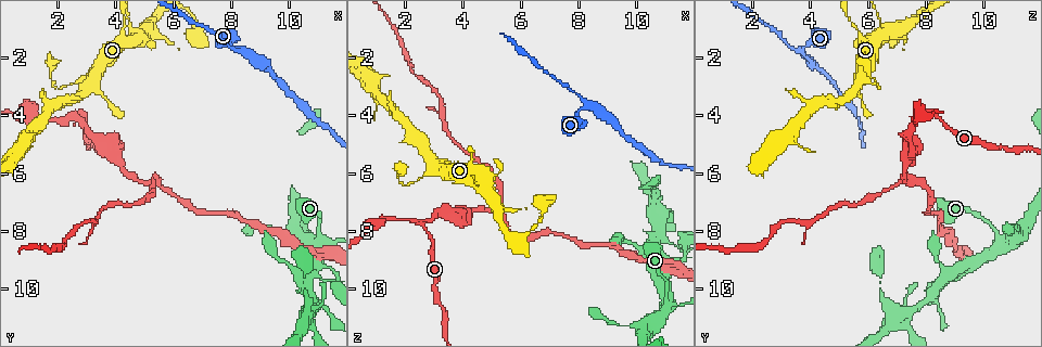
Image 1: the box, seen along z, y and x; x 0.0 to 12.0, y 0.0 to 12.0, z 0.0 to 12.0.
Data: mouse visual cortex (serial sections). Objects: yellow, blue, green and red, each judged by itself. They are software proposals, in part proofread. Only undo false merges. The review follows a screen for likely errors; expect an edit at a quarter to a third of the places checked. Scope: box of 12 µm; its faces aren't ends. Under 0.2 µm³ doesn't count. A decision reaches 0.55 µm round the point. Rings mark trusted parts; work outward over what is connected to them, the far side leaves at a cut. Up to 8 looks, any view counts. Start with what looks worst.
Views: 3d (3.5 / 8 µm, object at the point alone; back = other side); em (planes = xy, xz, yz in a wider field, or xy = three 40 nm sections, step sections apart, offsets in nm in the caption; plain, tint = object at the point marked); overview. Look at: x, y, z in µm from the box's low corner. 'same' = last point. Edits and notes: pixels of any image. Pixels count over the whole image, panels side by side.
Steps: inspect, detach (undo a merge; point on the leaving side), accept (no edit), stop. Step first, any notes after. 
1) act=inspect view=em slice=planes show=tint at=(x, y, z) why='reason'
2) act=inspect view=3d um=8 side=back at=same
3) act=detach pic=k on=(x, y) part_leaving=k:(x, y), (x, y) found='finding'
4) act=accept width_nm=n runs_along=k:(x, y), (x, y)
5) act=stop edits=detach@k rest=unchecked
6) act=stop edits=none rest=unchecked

act=inspect view=3d um=3.5 at=(8.2, 1.8, 3.5) why='thin arm on a thick one'

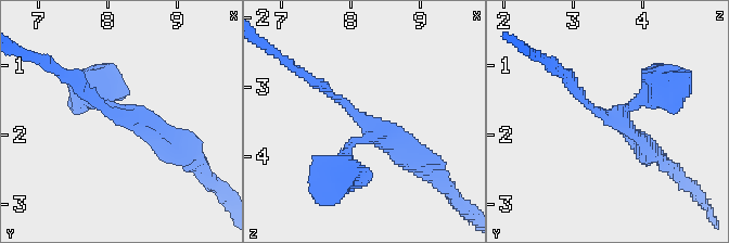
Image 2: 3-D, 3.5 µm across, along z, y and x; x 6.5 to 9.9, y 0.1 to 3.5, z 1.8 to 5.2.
act=inspect view=em slice=xy step=2 show=tint at=(8.25, 1.75, 3.50) arms=3 arm_widths_nm=100,200,350 why='now the EM'

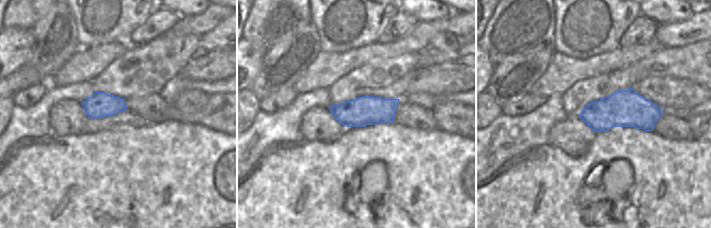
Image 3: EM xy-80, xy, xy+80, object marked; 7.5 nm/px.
act=accept found='one cell here'

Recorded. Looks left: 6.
act=inspect view=3d um=3.5 side=back at=(2.7, 3.9, 7.8) why='arms part here'

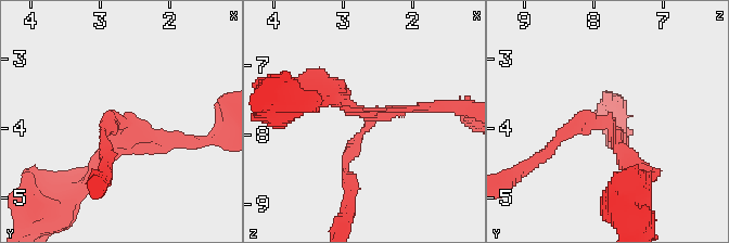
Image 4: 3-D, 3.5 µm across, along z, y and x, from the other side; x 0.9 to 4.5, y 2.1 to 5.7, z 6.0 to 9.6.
act=inspect view=em slice=xy step=3 show=tint at=(2.60, 4.00, 7.80)

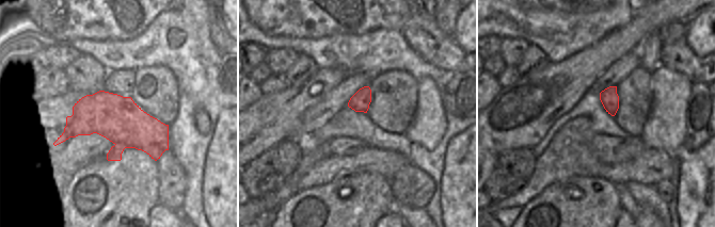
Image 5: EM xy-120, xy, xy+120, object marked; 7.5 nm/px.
act=detach pic=4 on=(155, 148) part_leaving=4:(609, 128), (636, 168), (625, 202) found='two cells meet here'

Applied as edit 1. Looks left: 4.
act=inspect view=overview why='see it whole again'

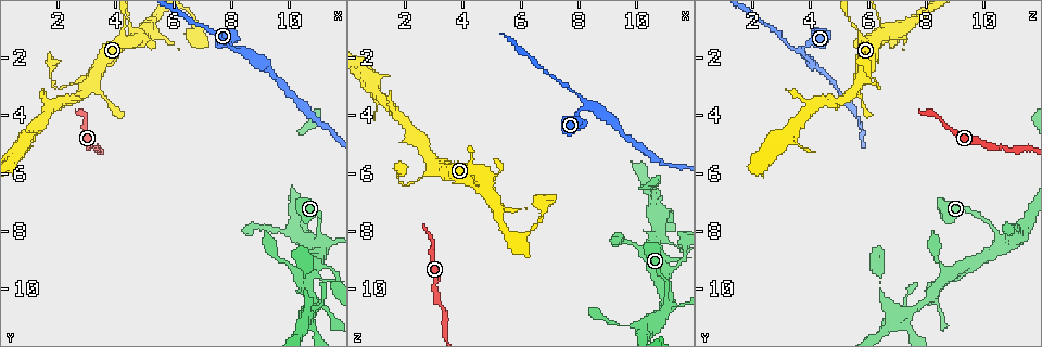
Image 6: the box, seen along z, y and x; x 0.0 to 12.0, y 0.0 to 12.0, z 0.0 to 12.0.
act=inspect view=3d um=8 at=(10.6, 10.9, 7.0) why='three arms meet'

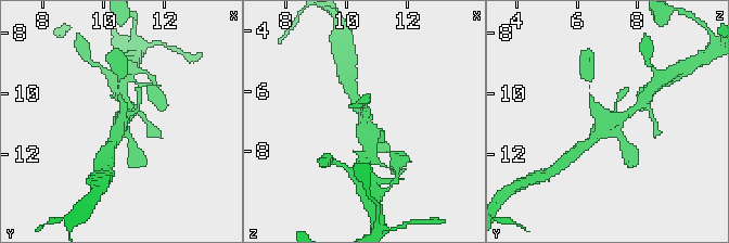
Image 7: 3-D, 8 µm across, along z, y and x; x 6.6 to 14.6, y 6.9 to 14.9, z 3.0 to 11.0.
act=inspect view=em slice=xy step=2 show=tint at=(10.7, 10.8, 6.9)

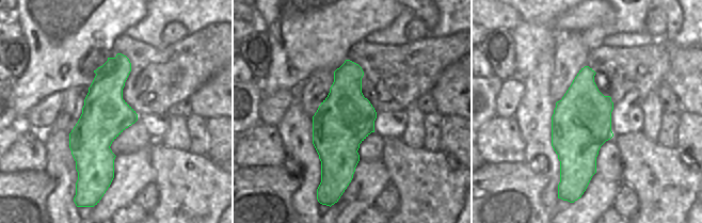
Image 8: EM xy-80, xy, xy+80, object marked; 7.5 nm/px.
act=accept runs_along=7:(631, 110), (605, 120), (590, 94) found='all the same cell'

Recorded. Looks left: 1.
act=stop edits=detach@4 rest=unchecked

